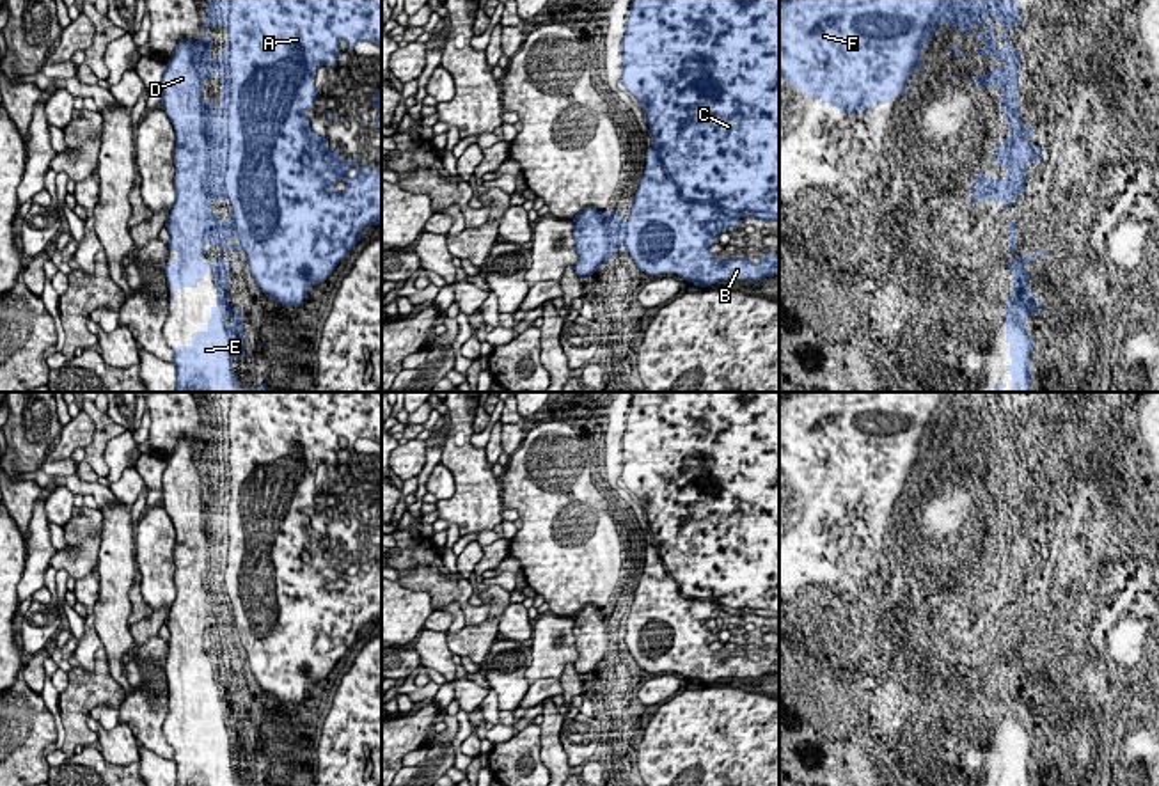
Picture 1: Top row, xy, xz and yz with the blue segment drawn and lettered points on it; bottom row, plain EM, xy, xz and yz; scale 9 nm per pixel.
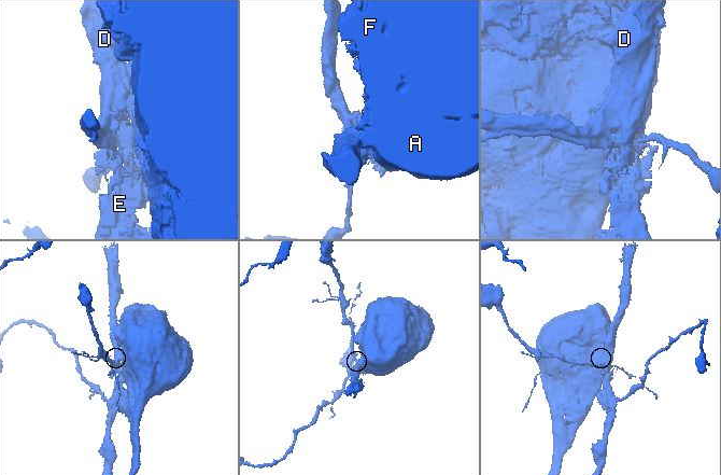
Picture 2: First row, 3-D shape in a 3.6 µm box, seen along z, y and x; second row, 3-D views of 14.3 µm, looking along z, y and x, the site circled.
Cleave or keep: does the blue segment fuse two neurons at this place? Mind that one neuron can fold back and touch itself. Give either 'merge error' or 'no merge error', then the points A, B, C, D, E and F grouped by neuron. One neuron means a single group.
merge error; A B C F / D E

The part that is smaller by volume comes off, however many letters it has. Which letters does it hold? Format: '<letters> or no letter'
D, E

